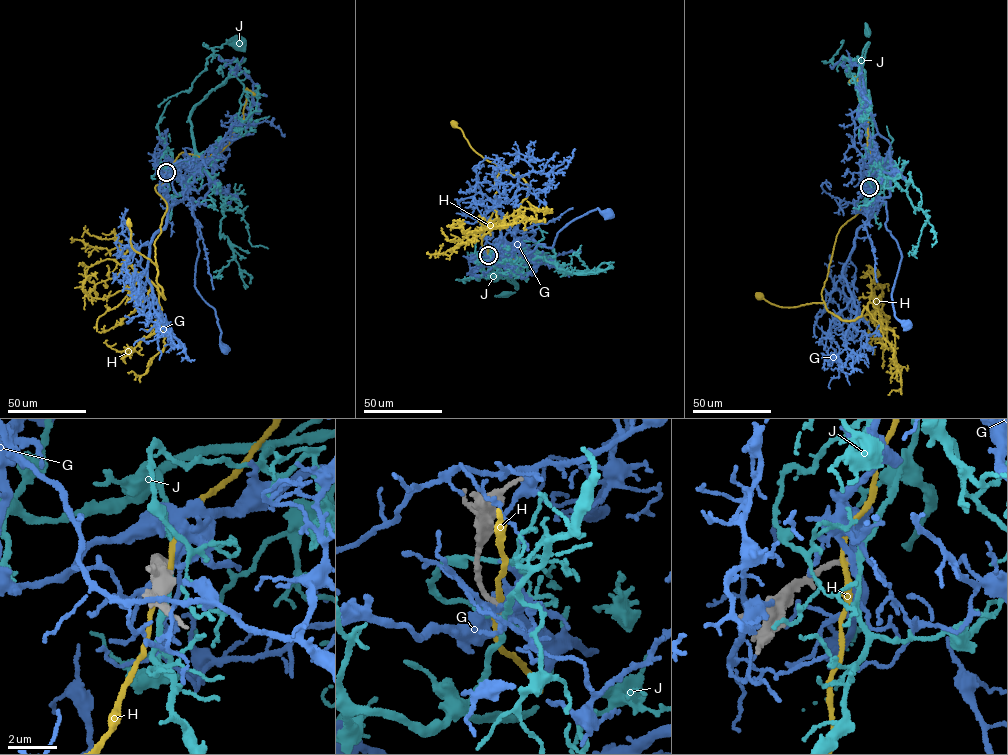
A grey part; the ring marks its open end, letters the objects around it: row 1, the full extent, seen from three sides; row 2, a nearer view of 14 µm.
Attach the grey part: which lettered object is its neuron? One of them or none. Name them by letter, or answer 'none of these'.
none of these

